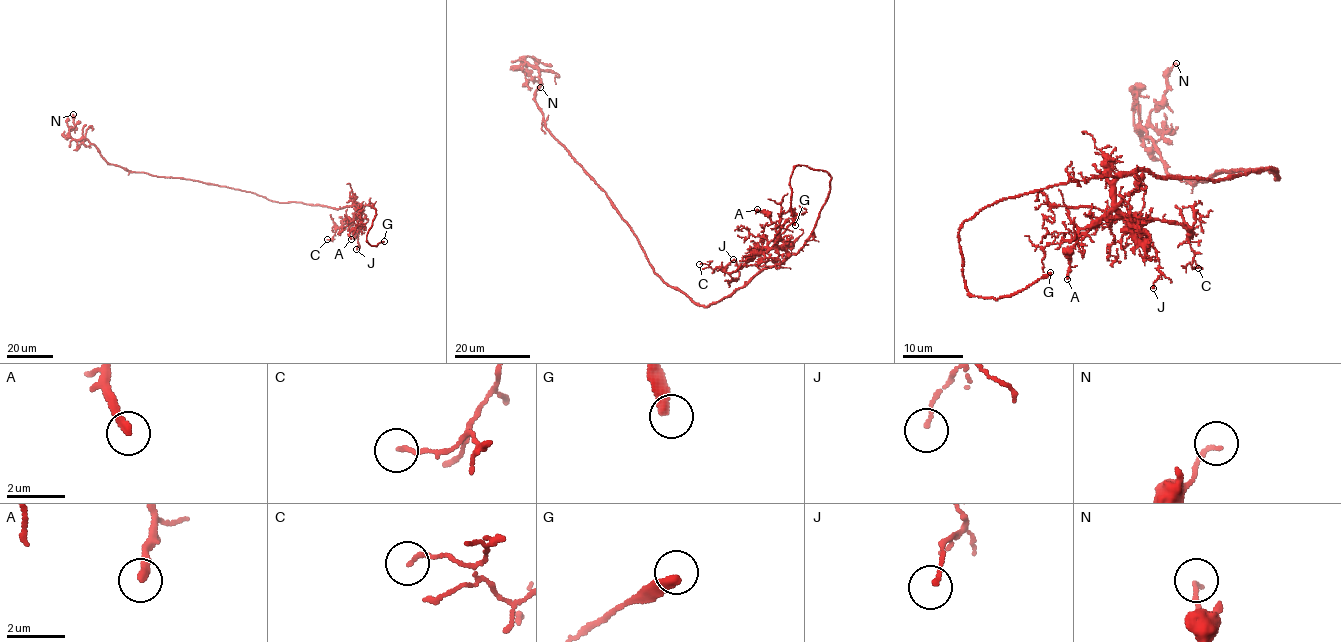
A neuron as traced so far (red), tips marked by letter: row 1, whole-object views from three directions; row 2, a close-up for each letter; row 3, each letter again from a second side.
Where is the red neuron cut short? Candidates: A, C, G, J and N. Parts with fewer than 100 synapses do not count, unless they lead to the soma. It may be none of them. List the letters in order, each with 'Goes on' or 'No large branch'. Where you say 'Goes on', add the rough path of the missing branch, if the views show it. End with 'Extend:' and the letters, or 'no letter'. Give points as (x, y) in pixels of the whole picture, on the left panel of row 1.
A: No large branch
C: No large branch
G: Goes on. Course of what is missing: (384, 241), (388, 260)
J: No large branch
N: No large branch
Extend: G

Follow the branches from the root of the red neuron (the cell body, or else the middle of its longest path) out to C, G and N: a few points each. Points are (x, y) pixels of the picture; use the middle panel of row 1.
C: (657, 275), (696, 303), (710, 306), (765, 268), (784, 262), (786, 253), (764, 248), (729, 272), (699, 264)
G: (657, 275), (700, 305), (731, 296), (804, 247), (829, 192), (823, 170), (793, 168), (795, 225)
N: (657, 275), (613, 202), (549, 132), (535, 100), (541, 85), (538, 70), (523, 59), (526, 73), (540, 87)

